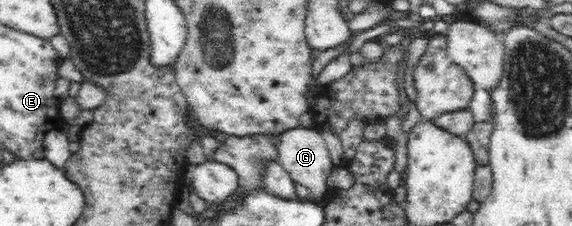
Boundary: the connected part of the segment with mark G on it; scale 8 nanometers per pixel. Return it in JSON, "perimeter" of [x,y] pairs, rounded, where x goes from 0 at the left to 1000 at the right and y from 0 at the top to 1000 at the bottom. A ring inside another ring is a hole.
{"perimeter":[[[517,562],[497,580],[490,597],[488,650],[483,650],[483,664],[488,668],[486,721],[502,757],[510,801],[516,814],[537,827],[544,845],[542,885],[551,885],[552,894],[554,876],[563,876],[565,854],[575,827],[572,792],[584,757],[584,726],[561,580],[552,562]]]}

